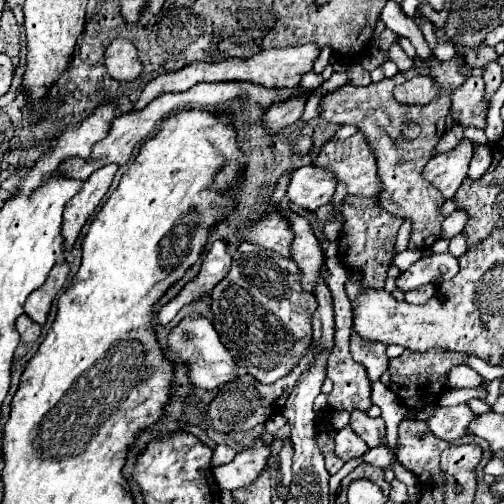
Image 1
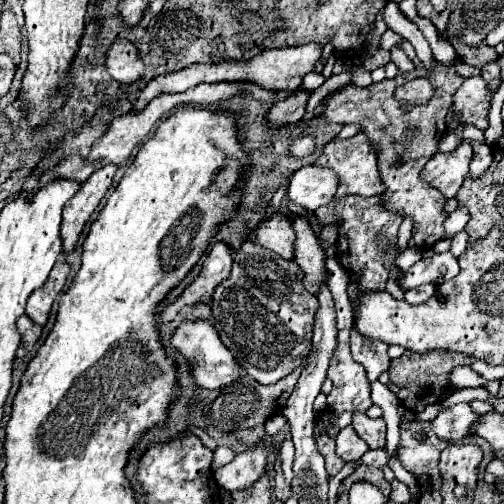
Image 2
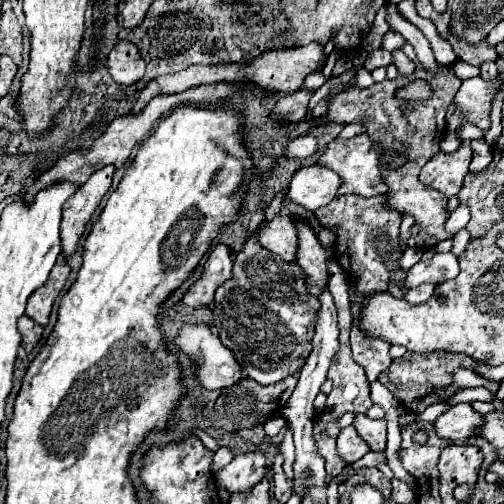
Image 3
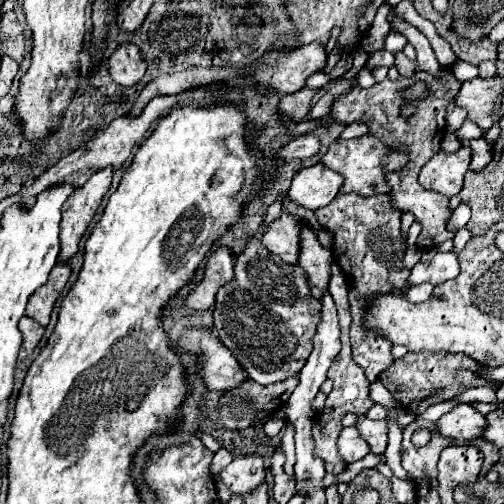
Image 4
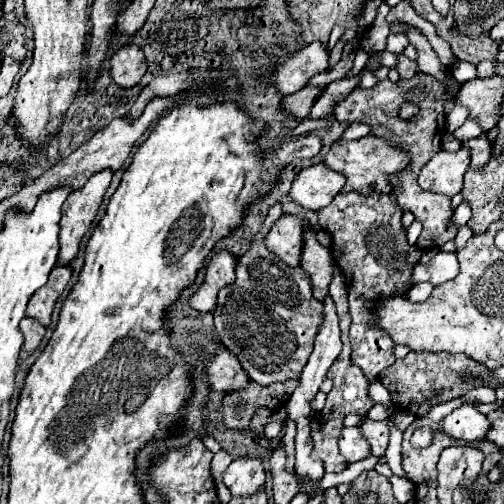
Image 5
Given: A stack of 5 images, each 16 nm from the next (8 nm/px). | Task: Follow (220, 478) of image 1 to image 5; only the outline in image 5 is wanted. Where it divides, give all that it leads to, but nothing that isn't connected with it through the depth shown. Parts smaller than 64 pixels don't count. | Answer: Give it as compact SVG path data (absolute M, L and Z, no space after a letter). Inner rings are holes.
M236 458L222 474L232 496L250 496L264 484L262 458Z

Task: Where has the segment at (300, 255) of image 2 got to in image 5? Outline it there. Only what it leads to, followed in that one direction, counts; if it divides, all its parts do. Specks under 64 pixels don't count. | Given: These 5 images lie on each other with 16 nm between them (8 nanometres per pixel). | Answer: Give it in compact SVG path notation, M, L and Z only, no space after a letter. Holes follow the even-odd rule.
M304 230L302 240L302 260L300 266L310 274L312 280L312 294L316 300L324 300L328 294L328 284L332 280L332 252L316 240L316 234L312 230Z

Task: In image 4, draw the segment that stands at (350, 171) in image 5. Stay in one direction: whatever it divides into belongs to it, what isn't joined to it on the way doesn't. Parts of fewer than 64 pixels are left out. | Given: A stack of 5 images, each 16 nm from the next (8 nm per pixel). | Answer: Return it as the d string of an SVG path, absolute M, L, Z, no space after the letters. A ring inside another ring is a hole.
M364 134L352 140L336 140L330 144L328 152L320 158L320 164L328 166L330 170L338 172L344 178L344 184L340 188L340 194L356 192L360 196L374 196L374 194L388 194L388 184L384 180L384 172L392 172L396 168L402 168L408 162L406 154L398 154L394 150L388 150L380 140Z

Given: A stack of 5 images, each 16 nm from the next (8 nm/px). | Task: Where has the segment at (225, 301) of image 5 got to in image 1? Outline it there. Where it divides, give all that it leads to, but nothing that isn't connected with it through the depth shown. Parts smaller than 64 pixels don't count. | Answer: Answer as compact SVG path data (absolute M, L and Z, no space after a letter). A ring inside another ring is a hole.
M242 242L236 248L228 276L212 290L210 310L214 330L232 352L238 368L264 384L286 376L312 342L316 298L312 292L302 290L296 262L250 242Z

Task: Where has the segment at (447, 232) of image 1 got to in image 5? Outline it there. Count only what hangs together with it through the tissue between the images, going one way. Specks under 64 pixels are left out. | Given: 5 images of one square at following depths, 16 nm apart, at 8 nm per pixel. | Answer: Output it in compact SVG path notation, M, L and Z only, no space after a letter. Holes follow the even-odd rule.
M460 204L456 210L454 210L454 214L452 214L452 226L454 228L462 228L462 226L466 226L466 222L470 220L470 208L468 208L468 204Z

